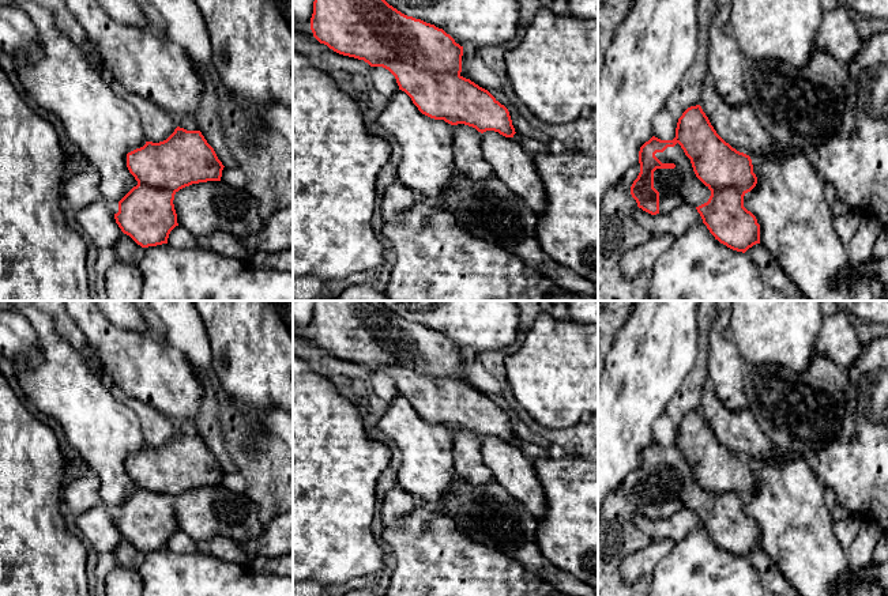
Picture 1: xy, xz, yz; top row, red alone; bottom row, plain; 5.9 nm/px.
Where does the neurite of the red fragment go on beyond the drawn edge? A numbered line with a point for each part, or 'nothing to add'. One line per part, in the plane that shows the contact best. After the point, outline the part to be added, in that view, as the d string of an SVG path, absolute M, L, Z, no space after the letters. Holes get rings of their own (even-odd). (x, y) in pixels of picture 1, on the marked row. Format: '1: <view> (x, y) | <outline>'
1: yz (677, 187) | M678 143L656 152L655 156L662 163L676 165L674 169L654 171L654 188L659 192L659 214L669 214L684 204L696 208L708 201L711 191L696 177L691 159Z

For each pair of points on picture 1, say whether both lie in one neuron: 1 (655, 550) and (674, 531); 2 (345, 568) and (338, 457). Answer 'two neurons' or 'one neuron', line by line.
1: two neurons
2: one neuron

